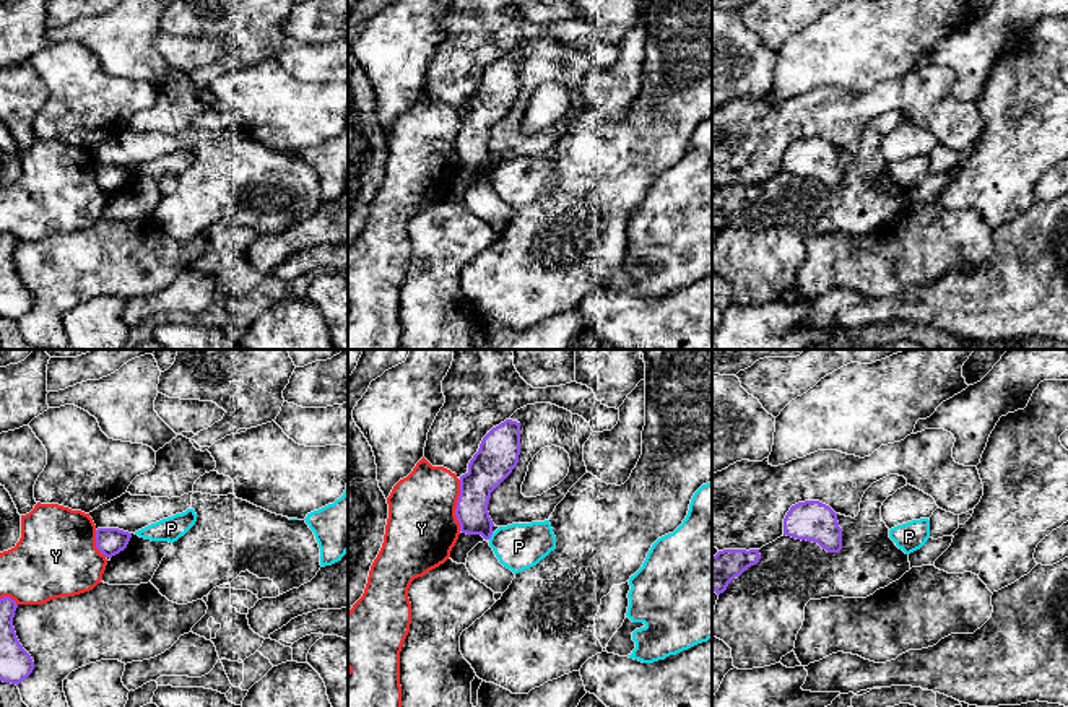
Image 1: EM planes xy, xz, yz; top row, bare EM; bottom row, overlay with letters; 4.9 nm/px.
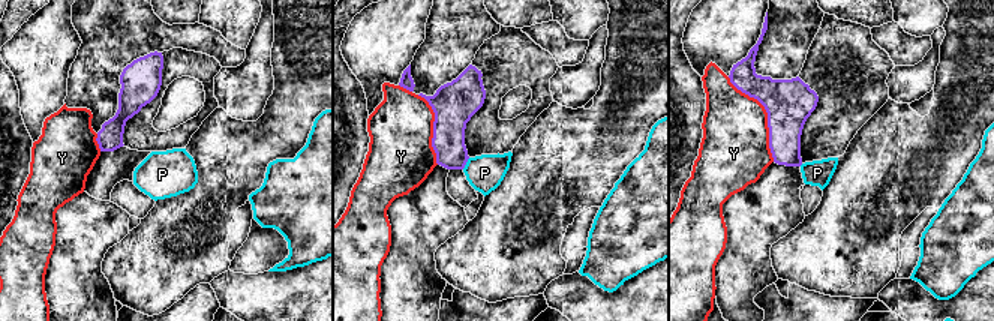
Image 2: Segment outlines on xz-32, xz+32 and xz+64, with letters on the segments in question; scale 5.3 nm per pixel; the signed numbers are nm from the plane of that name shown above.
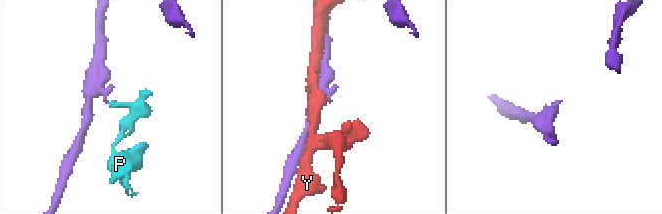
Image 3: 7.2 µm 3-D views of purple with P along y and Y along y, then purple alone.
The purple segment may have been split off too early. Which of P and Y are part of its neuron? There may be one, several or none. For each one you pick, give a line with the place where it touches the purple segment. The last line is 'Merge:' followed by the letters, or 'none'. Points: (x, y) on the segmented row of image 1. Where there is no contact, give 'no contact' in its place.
Merge: none

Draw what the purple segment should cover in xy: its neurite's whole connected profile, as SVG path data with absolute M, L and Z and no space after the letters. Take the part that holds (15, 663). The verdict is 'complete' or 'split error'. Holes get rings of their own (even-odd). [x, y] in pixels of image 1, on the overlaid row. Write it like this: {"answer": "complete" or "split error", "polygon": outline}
{"answer": "complete", "polygon": "M10 596L0 598L0 681L18 686L33 673L34 661L15 632L16 608L16 601Z"}

